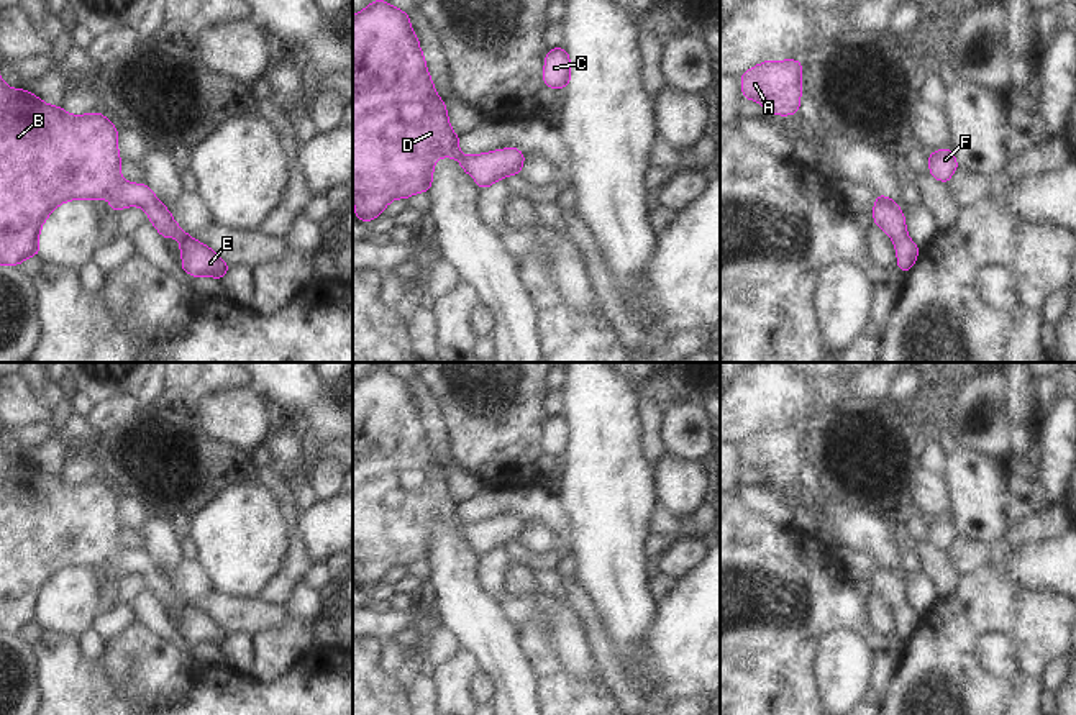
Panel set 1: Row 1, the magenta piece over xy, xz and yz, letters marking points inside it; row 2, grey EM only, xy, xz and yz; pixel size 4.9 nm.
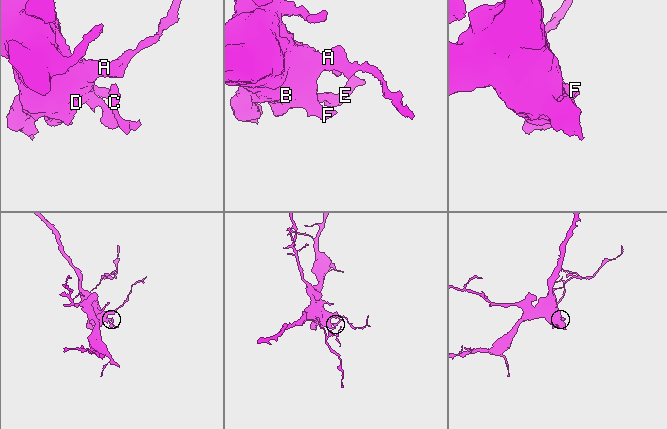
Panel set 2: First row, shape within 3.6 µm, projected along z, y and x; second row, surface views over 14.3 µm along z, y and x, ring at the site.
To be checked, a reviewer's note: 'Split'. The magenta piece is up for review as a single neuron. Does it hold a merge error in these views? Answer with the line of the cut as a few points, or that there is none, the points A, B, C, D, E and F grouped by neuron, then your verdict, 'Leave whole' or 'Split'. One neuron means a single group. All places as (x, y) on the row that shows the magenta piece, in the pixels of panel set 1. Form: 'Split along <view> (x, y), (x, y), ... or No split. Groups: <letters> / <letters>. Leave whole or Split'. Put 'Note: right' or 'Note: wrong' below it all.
No split. Groups: A B C D E F. Leave whole
Note: wrong

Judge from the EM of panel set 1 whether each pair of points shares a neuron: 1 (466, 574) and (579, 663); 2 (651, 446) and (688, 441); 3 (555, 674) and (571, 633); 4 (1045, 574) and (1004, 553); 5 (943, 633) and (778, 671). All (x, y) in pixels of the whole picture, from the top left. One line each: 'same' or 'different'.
1: different
2: different
3: different
4: same
5: different

